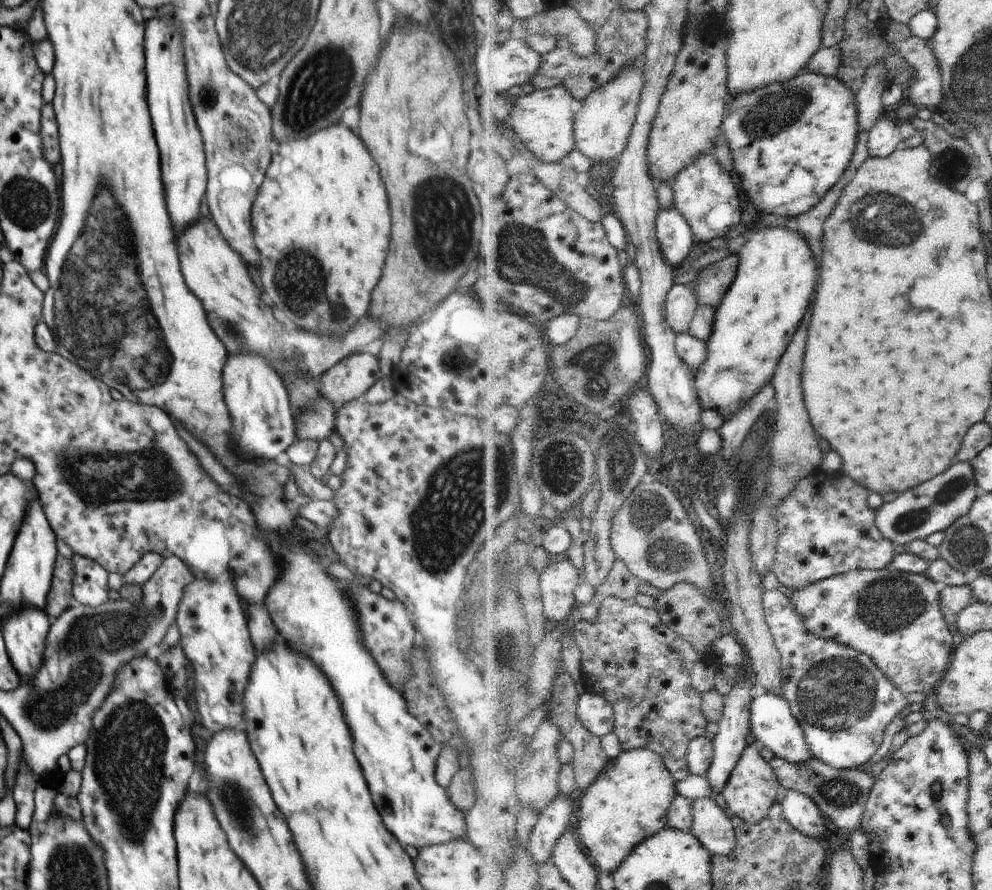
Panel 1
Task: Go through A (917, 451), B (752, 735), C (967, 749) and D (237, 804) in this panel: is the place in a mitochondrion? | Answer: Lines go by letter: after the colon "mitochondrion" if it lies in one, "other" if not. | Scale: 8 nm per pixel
A: other
B: other
C: other
D: mitochondrion

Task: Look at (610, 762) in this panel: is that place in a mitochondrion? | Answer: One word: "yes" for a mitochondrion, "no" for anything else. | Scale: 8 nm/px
no

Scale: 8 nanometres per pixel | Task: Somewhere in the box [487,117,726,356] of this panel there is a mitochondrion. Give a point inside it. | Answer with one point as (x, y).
(518, 254)

